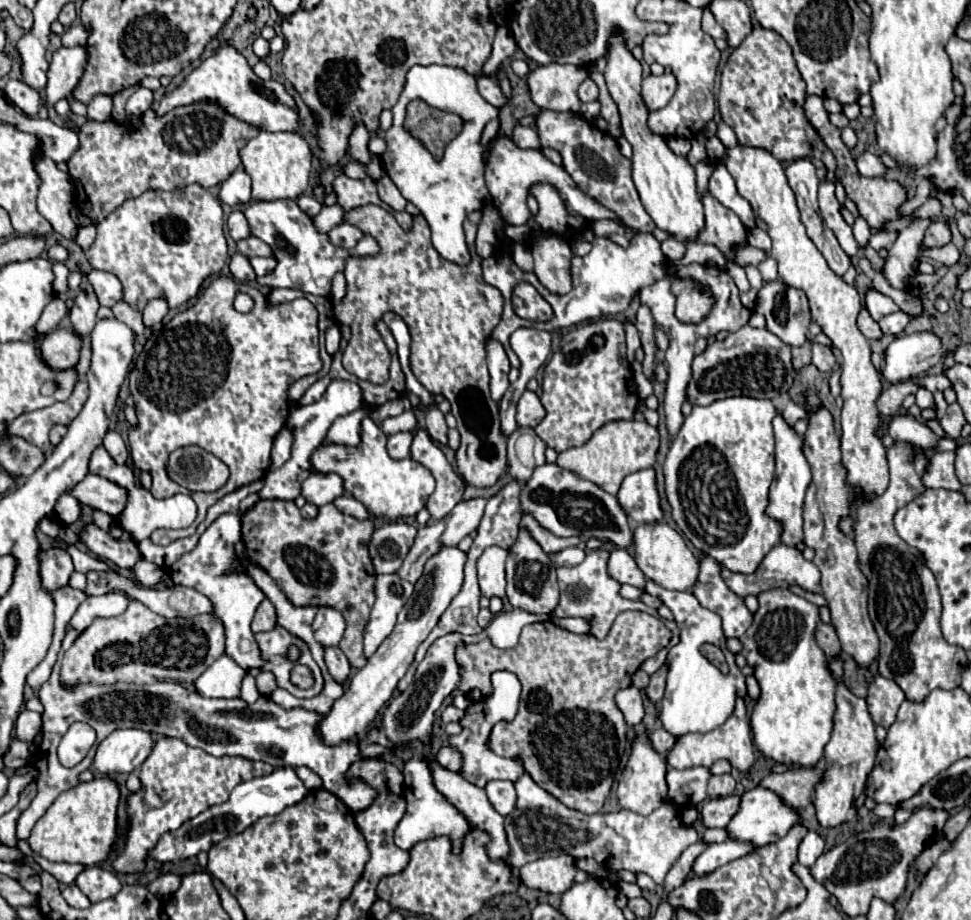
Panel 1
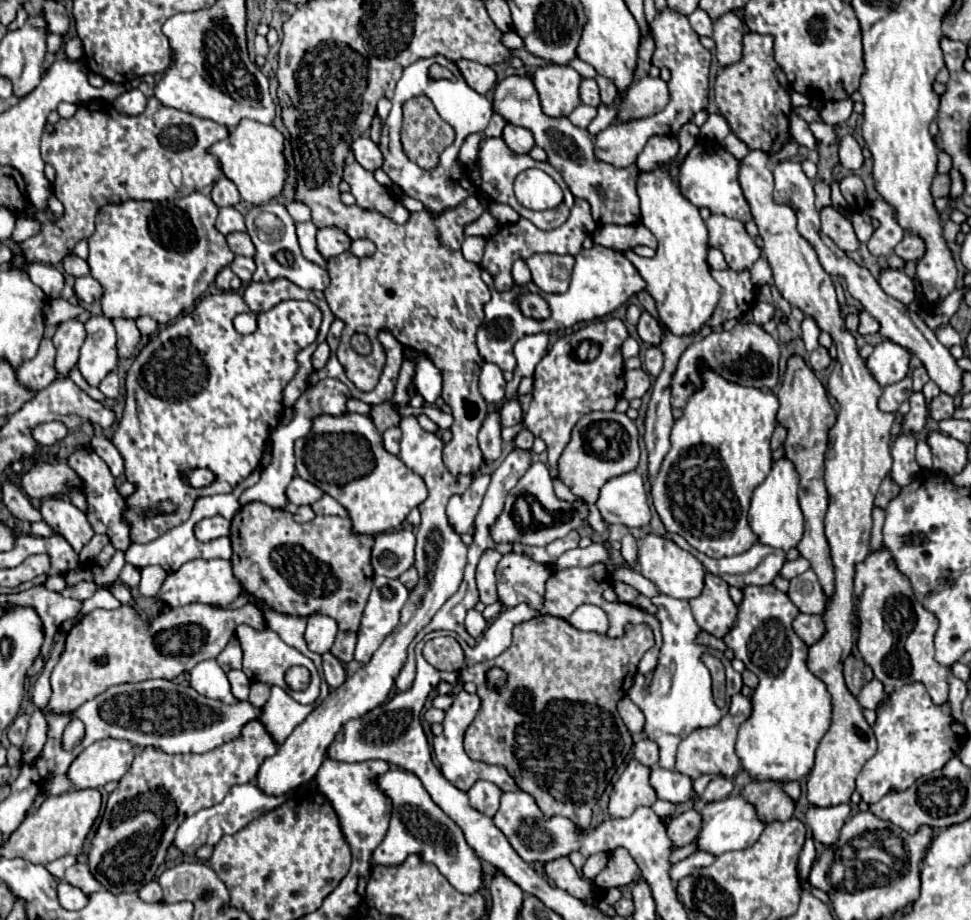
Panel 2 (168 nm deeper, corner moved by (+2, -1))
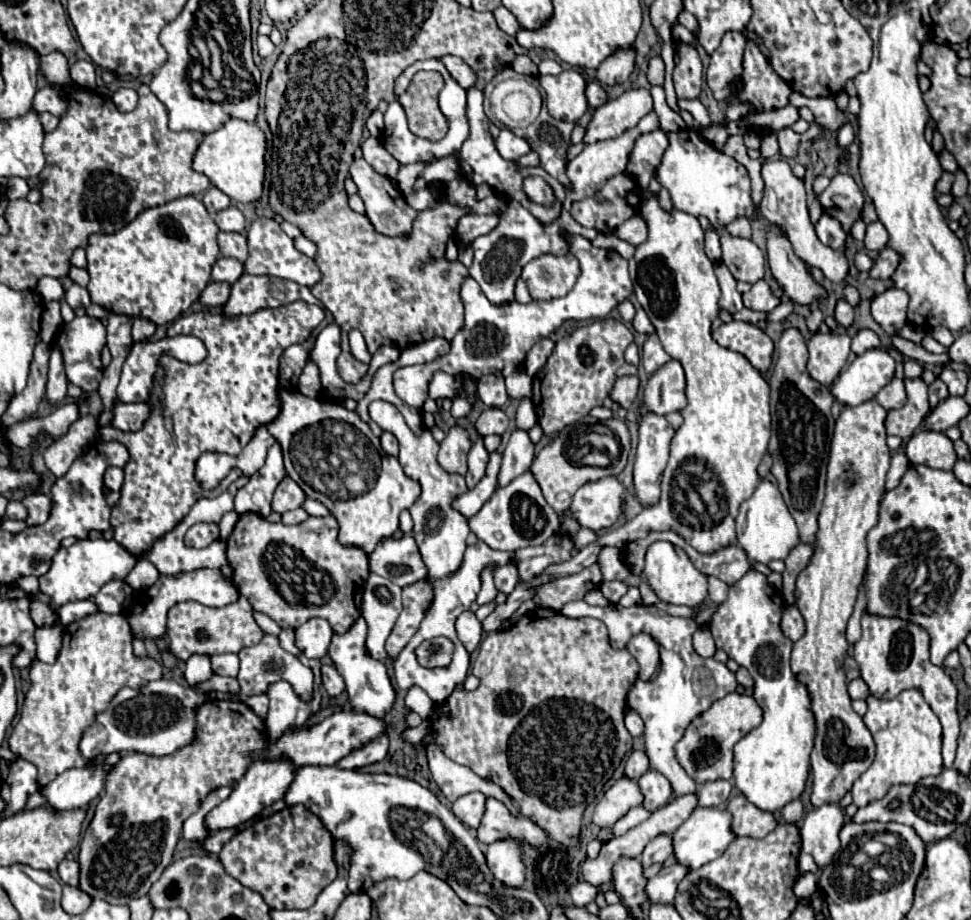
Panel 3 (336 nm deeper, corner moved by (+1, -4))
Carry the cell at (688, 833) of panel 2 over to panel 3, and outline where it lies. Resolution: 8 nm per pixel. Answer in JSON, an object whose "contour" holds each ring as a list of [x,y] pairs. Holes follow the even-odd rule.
{"contour":[[[661,835],[655,837],[643,851],[641,863],[643,867],[649,867],[653,863],[663,863],[673,855],[673,835]]]}

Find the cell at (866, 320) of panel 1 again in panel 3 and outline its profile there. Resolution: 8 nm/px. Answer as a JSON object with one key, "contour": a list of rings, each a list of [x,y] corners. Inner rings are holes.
{"contour":[[[845,299],[837,301],[837,307],[835,307],[835,319],[837,319],[839,325],[843,325],[845,329],[851,327],[851,325],[853,325],[853,315],[855,315],[855,311],[853,311],[853,307],[851,307]]]}

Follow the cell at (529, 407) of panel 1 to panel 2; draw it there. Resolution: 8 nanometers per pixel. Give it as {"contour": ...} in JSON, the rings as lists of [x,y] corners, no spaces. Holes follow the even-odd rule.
{"contour":[[[518,400],[504,402],[504,404],[500,406],[498,414],[500,414],[500,424],[502,424],[502,426],[514,426],[514,424],[518,424],[518,420],[522,420],[522,410],[520,410]]]}

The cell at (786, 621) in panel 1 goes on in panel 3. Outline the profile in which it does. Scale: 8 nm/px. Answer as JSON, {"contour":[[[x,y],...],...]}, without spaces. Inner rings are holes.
{"contour":[[[749,571],[737,585],[729,589],[729,597],[725,603],[719,605],[713,621],[709,625],[717,649],[723,649],[733,661],[745,667],[753,681],[753,697],[763,709],[763,721],[759,727],[749,731],[737,745],[735,745],[735,773],[733,781],[735,787],[759,809],[777,813],[781,807],[793,799],[797,799],[807,783],[809,777],[809,755],[815,745],[815,715],[811,709],[811,695],[803,683],[791,671],[791,649],[793,641],[789,641],[781,633],[781,617],[785,611],[785,603],[781,593],[767,583],[767,577],[759,571]]]}

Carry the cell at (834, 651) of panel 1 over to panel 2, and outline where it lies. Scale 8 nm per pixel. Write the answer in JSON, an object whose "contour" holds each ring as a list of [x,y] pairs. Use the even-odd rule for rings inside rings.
{"contour":[[[798,614],[792,622],[792,628],[808,646],[812,646],[824,634],[824,622],[816,614]]]}

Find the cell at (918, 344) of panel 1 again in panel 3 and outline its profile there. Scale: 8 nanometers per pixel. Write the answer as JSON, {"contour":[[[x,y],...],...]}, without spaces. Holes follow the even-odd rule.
{"contour":[[[871,349],[859,355],[841,373],[831,393],[843,405],[859,405],[873,399],[895,377],[895,359],[885,349]]]}

